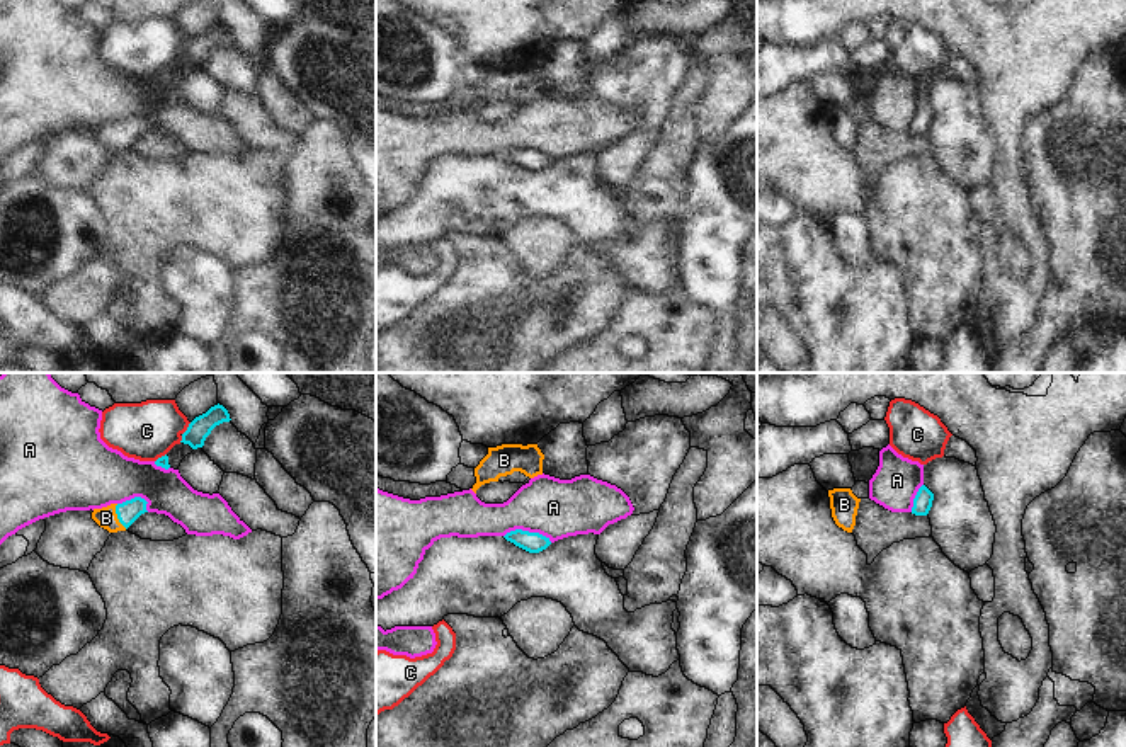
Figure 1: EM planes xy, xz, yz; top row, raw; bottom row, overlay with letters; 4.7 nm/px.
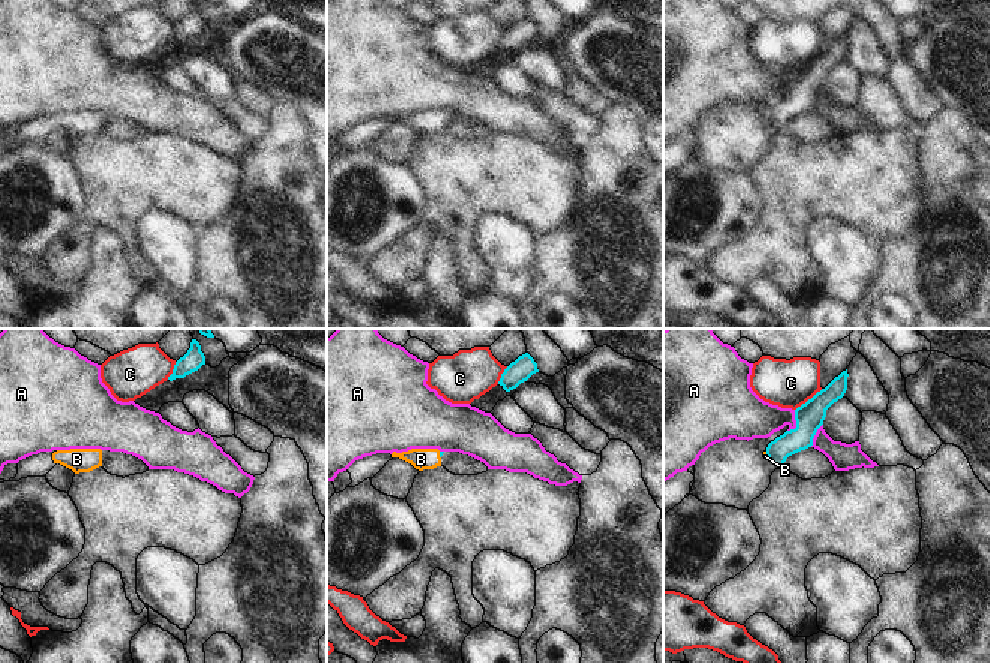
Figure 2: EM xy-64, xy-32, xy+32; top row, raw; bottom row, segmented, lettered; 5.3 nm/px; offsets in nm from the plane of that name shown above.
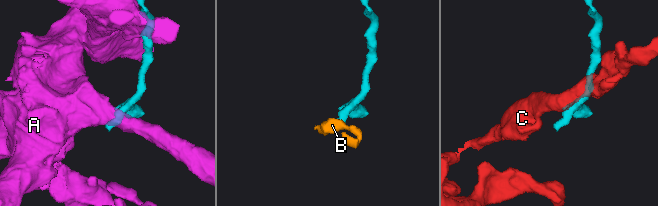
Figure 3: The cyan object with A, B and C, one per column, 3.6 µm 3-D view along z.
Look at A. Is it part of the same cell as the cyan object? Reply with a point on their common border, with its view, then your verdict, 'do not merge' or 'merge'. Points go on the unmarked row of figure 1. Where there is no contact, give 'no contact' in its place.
xz (528, 150) | do not merge

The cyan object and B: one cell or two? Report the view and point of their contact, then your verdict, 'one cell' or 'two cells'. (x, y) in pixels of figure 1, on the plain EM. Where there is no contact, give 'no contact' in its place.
meets cyan in xy at (118, 135); one cell

